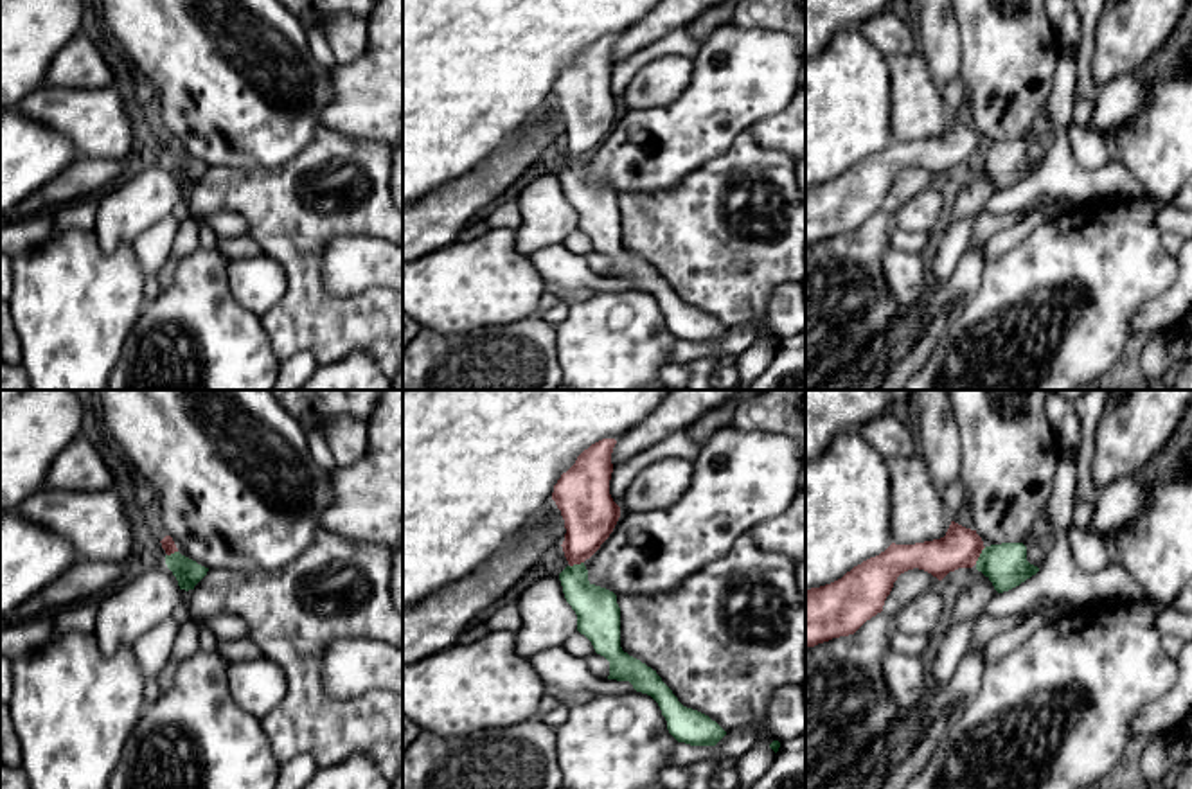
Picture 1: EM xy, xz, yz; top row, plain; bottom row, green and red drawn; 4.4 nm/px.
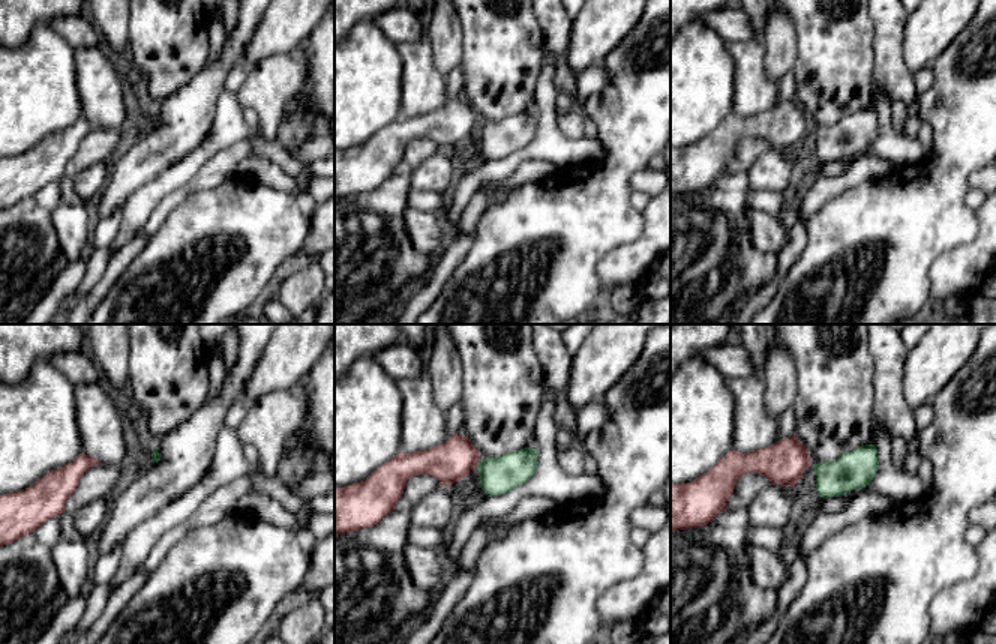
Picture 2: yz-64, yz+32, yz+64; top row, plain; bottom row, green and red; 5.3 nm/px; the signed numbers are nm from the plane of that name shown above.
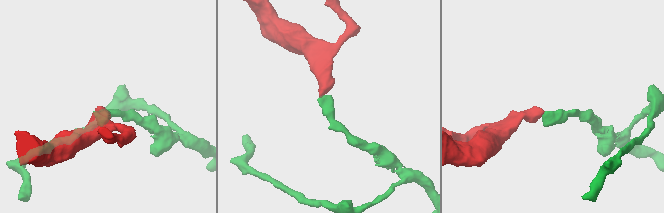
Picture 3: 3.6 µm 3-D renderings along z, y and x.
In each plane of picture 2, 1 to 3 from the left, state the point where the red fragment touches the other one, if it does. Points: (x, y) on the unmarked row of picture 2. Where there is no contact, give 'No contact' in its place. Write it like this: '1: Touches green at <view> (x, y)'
1: No contact
2: Touches green at yz+32 (479, 126)
3: No contact

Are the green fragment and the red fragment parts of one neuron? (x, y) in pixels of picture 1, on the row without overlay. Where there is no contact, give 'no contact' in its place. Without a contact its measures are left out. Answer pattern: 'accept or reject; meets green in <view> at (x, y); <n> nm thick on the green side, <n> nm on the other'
accept; meets green in yz at (980, 153); 200 nm thick on the green side, 180 nm on the other

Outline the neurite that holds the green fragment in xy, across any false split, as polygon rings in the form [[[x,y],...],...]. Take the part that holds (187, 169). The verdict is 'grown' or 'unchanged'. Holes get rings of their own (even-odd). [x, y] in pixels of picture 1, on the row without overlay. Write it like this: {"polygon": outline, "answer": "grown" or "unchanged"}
{"polygon": [[[165,133],[160,140],[167,151],[165,162],[176,174],[180,187],[185,187],[185,189],[194,187],[194,183],[207,173],[209,165],[182,153],[171,133]]], "answer": "grown"}

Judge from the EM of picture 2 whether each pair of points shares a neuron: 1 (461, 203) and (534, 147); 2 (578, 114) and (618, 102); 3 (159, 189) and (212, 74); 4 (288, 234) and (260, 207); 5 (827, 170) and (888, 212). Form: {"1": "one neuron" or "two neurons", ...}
{"1": "one neuron", "2": "two neurons", "3": "two neurons", "4": "one neuron", "5": "two neurons"}

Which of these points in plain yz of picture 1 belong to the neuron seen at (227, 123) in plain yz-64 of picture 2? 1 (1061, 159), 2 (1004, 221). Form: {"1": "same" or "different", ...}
{"1": "different", "2": "same"}

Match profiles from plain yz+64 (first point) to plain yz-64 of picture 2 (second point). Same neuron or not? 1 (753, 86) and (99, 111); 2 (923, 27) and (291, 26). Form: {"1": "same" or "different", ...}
{"1": "same", "2": "same"}

